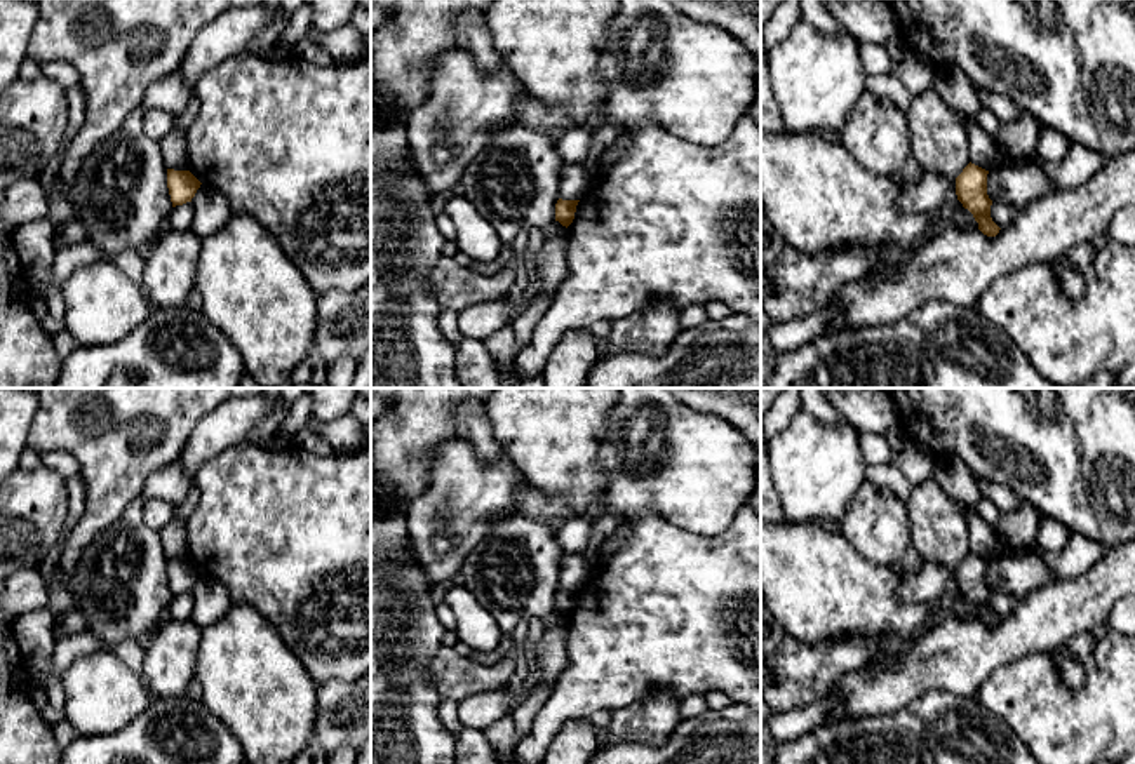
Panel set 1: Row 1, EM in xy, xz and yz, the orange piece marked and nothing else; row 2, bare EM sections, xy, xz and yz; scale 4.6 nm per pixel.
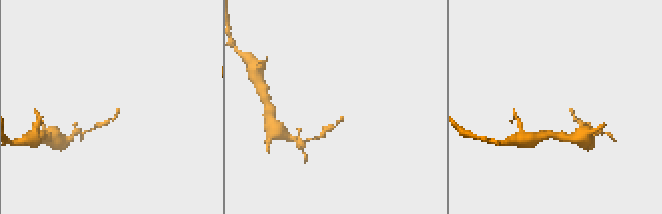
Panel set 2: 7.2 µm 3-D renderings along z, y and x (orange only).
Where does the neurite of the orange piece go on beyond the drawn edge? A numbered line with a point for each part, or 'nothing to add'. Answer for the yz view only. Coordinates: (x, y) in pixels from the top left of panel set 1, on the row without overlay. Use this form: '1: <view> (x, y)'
nothing to add

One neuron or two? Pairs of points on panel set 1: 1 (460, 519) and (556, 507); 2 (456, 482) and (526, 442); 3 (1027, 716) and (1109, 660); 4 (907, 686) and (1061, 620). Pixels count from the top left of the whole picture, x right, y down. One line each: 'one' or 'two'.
1: one
2: two
3: one
4: one

